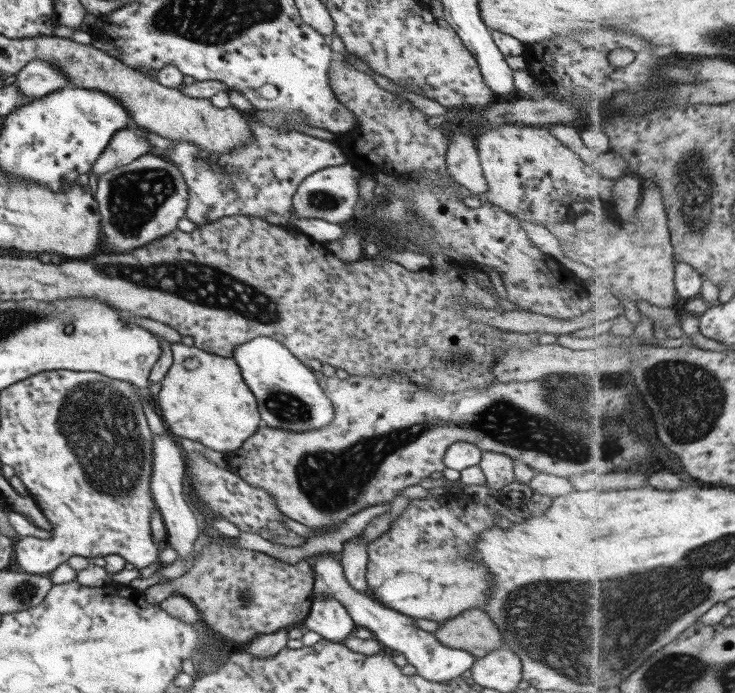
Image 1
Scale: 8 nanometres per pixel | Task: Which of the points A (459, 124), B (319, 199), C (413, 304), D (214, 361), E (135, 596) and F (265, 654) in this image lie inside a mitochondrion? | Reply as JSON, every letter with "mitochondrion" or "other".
{"A":"other","B":"mitochondrion","C":"other","D":"other","E":"other","F":"other"}

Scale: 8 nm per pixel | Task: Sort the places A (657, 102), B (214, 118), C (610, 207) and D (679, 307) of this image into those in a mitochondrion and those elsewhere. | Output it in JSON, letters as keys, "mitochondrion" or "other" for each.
{"A":"other","B":"other","C":"other","D":"other"}

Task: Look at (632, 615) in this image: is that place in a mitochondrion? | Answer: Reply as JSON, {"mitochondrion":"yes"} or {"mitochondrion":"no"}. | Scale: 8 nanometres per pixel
{"mitochondrion":"yes"}

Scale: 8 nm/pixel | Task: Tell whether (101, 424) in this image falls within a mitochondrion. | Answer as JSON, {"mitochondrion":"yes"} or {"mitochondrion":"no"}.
{"mitochondrion":"yes"}

